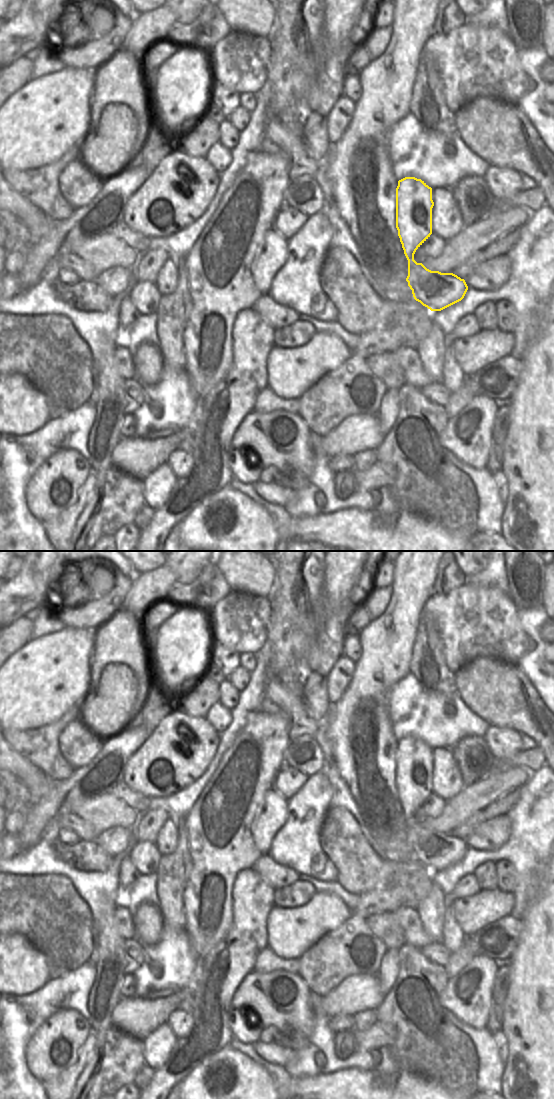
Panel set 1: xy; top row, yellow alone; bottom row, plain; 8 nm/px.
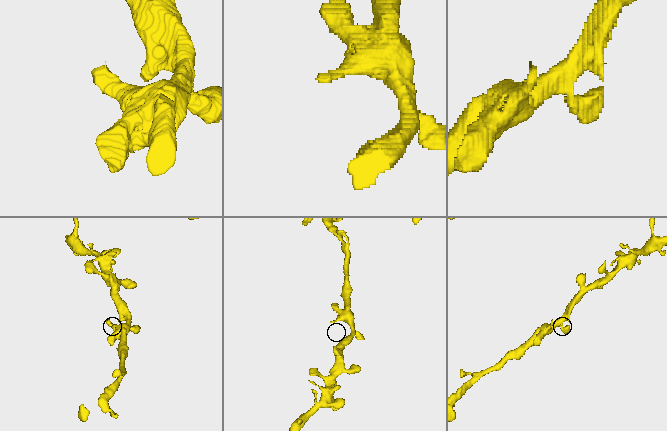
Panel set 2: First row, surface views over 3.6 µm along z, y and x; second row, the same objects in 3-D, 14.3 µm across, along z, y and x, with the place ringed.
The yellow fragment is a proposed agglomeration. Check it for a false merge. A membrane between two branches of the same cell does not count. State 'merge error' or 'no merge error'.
no merge error

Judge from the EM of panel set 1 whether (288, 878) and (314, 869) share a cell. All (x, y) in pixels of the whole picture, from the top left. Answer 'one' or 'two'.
two

